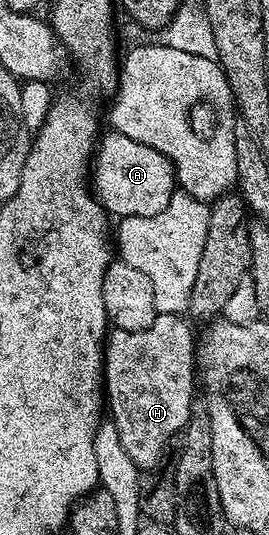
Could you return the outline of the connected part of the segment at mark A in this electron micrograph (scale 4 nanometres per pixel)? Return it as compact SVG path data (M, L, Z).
M114 130L108 133L98 141L93 157L93 192L104 212L115 218L161 214L177 191L171 160L145 142L133 142Z

